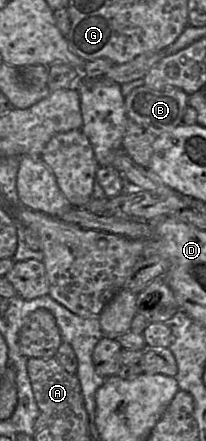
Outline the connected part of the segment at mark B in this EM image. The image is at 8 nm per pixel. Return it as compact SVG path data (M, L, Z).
M142 85L125 97L127 116L157 137L183 124L188 96L175 86L153 89Z

